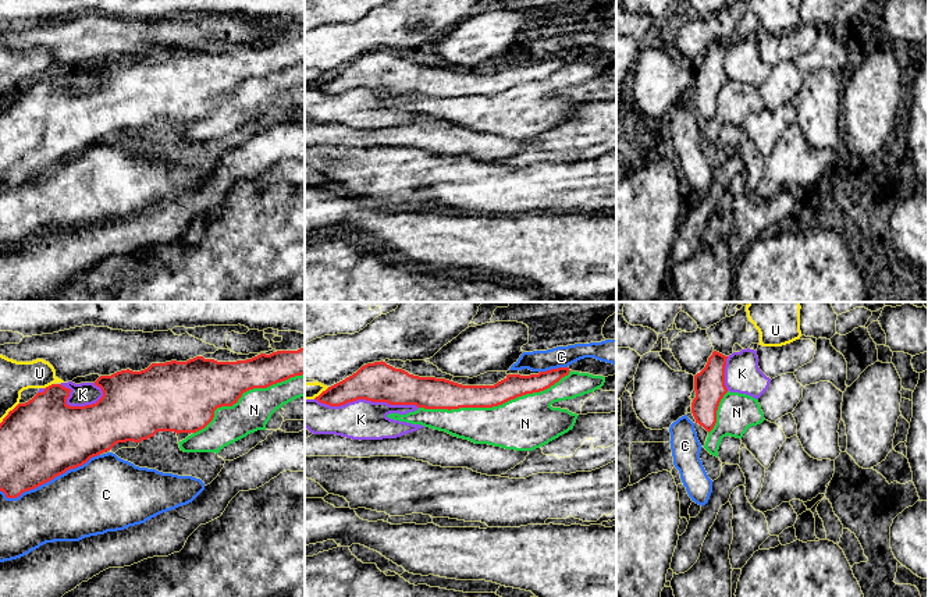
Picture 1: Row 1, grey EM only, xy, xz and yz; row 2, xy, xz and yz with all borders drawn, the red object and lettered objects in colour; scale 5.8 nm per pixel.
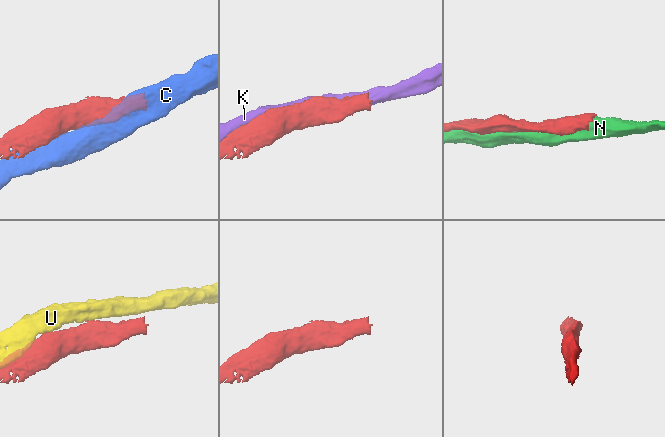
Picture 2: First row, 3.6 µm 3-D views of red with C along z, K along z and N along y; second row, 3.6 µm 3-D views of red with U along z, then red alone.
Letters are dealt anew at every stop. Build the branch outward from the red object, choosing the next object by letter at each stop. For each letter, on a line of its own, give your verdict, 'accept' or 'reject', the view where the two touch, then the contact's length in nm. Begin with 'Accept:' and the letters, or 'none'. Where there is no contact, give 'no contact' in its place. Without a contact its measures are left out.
Accept: none
C: reject | xy | 600 nm
K: reject | xz | 600 nm
N: reject | xz | 900 nm
U: reject | xy | 70 nm

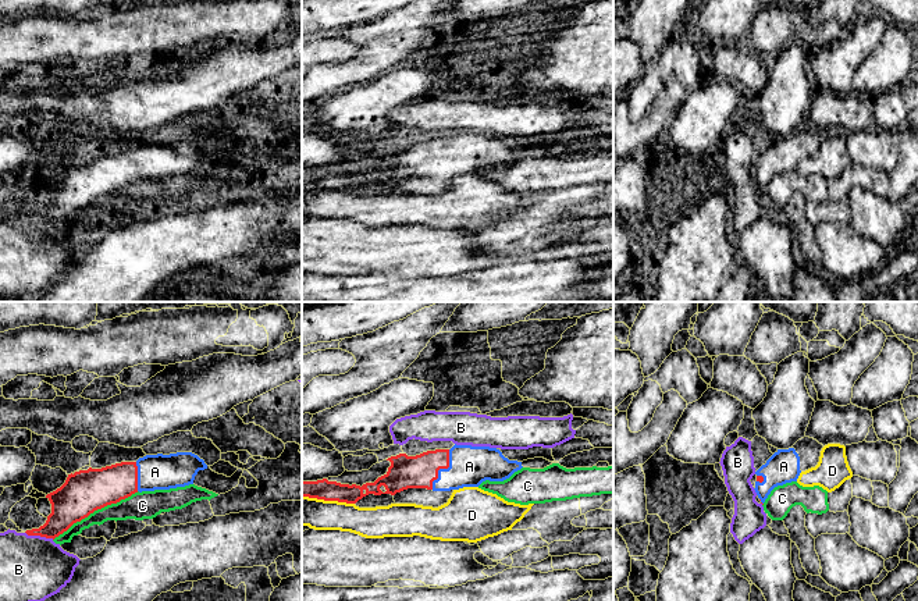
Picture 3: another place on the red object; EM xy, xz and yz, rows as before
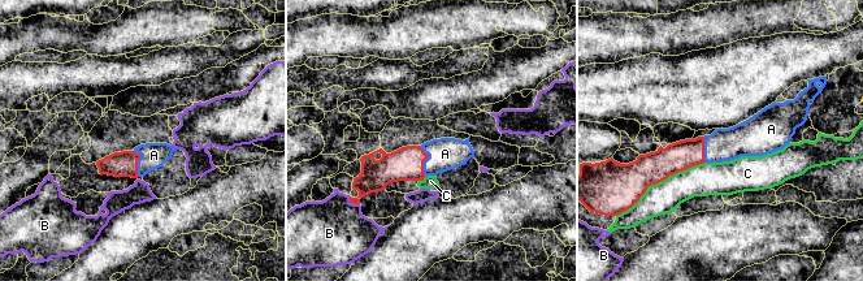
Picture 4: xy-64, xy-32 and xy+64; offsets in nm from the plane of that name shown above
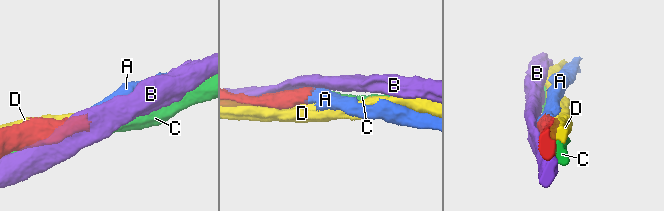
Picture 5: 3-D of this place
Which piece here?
Accept: A
A: accept | xz | 260 nm
B: reject | xy | 170 nm
C: reject | xy | 550 nm
D: reject | xz | 300 nm

